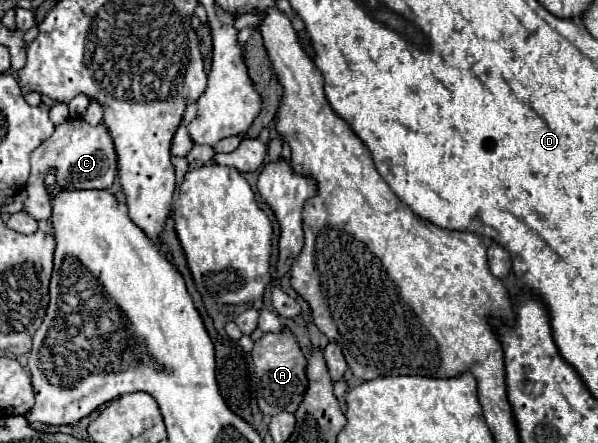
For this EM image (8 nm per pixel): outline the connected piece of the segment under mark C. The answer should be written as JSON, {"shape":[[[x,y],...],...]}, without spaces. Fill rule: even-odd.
{"shape":[[[71,117],[61,125],[55,125],[53,135],[43,141],[31,153],[31,175],[27,181],[27,213],[31,213],[37,221],[51,217],[51,193],[45,187],[45,175],[49,171],[57,173],[55,185],[57,189],[109,189],[117,177],[117,153],[113,139],[103,123],[89,125],[81,117]]]}

